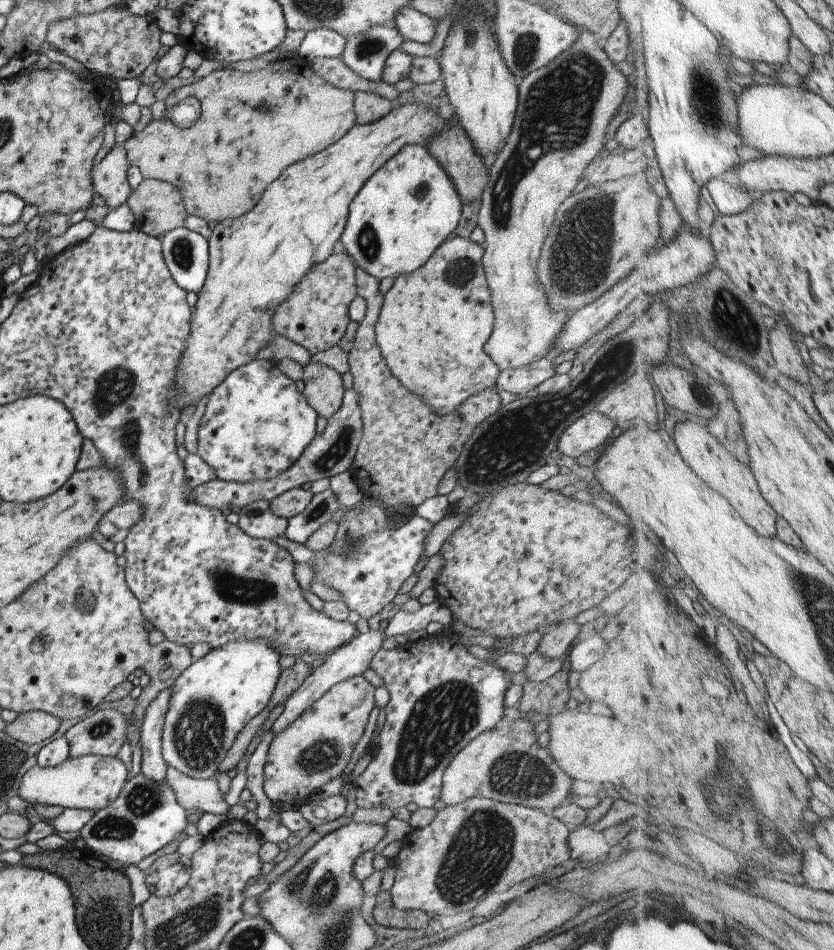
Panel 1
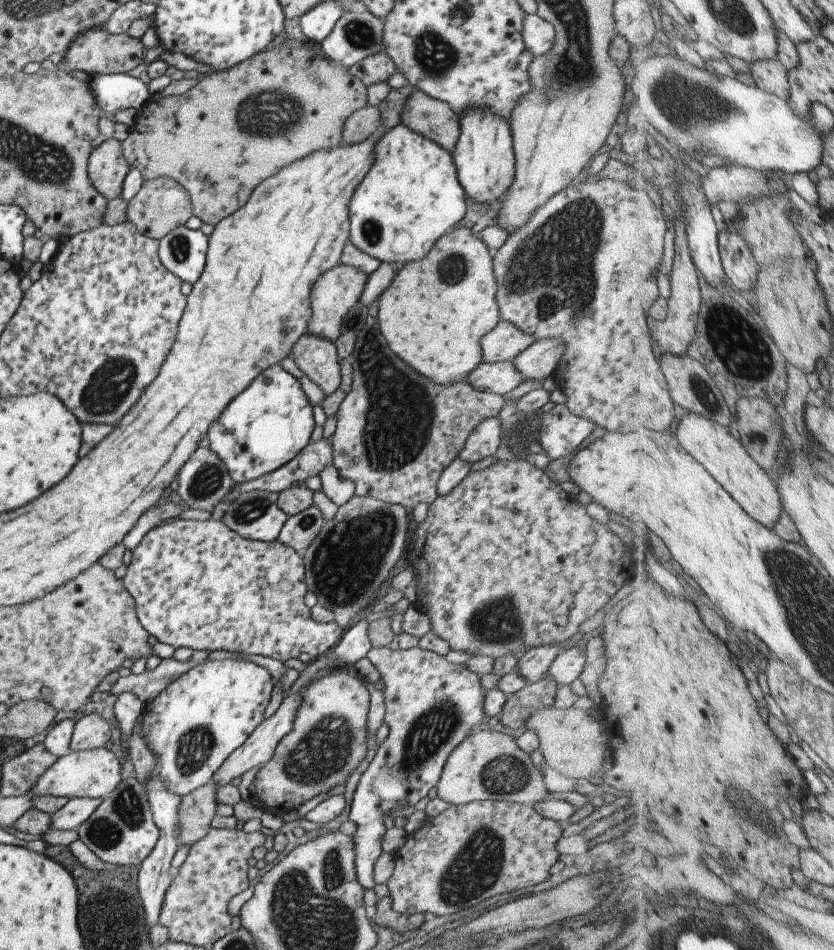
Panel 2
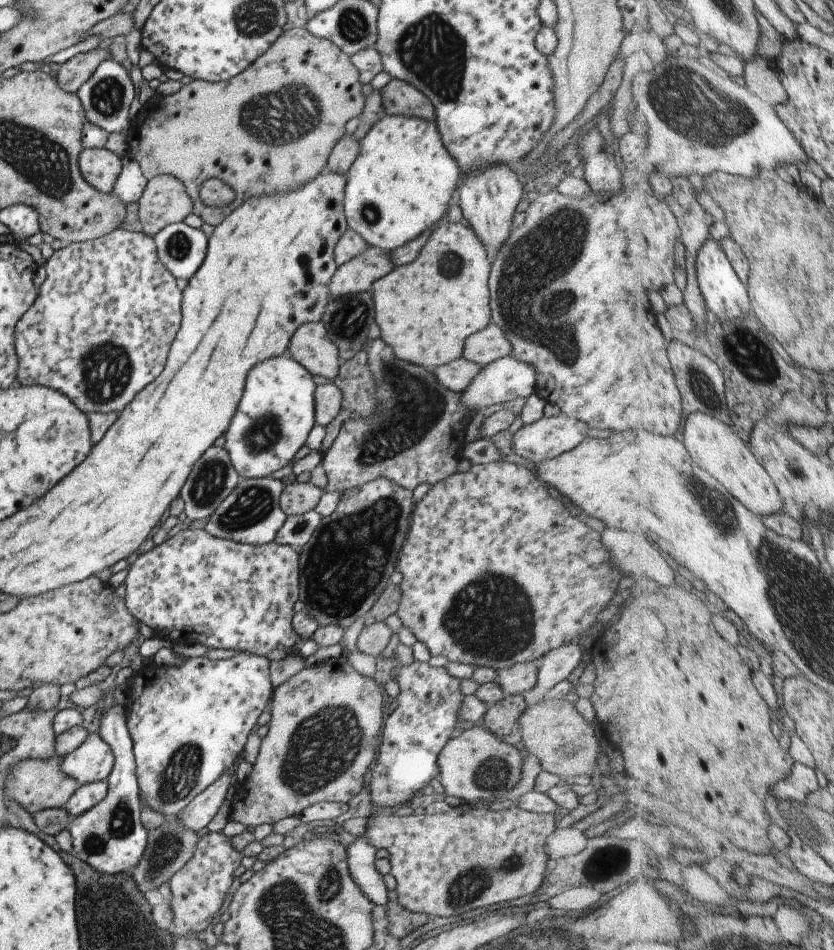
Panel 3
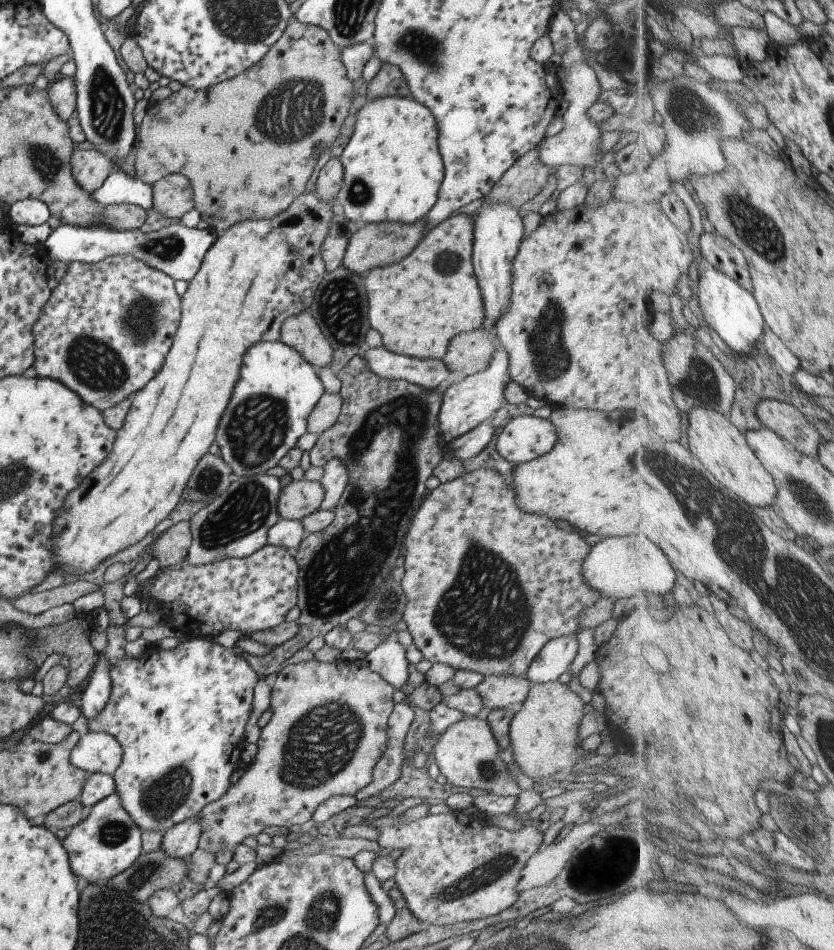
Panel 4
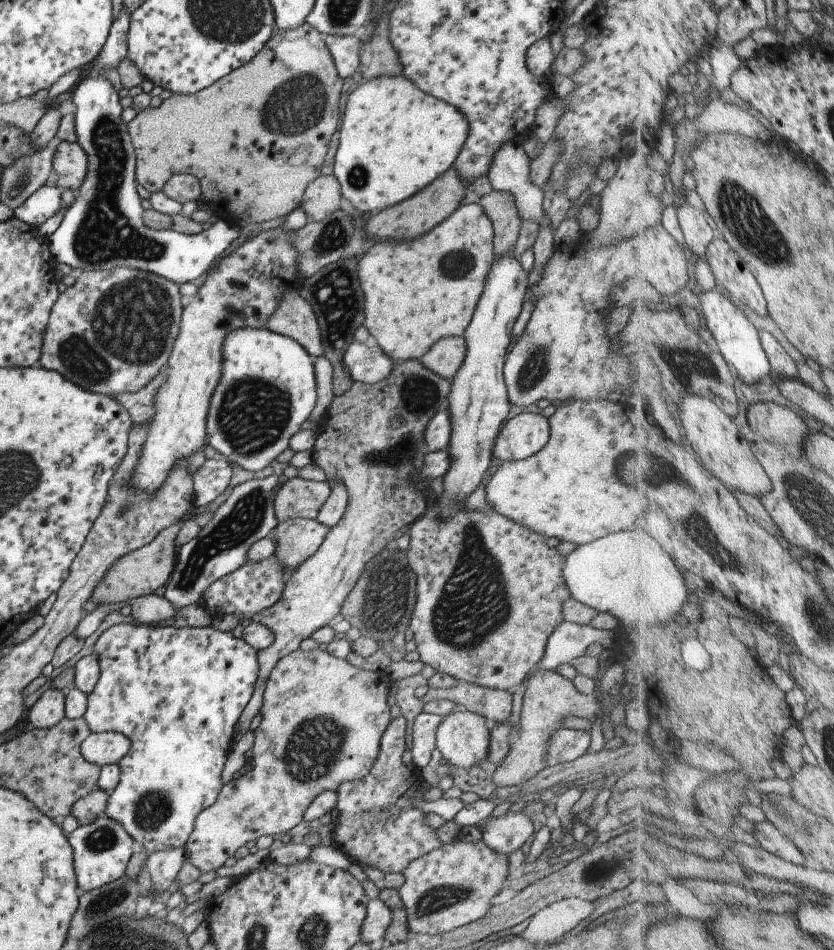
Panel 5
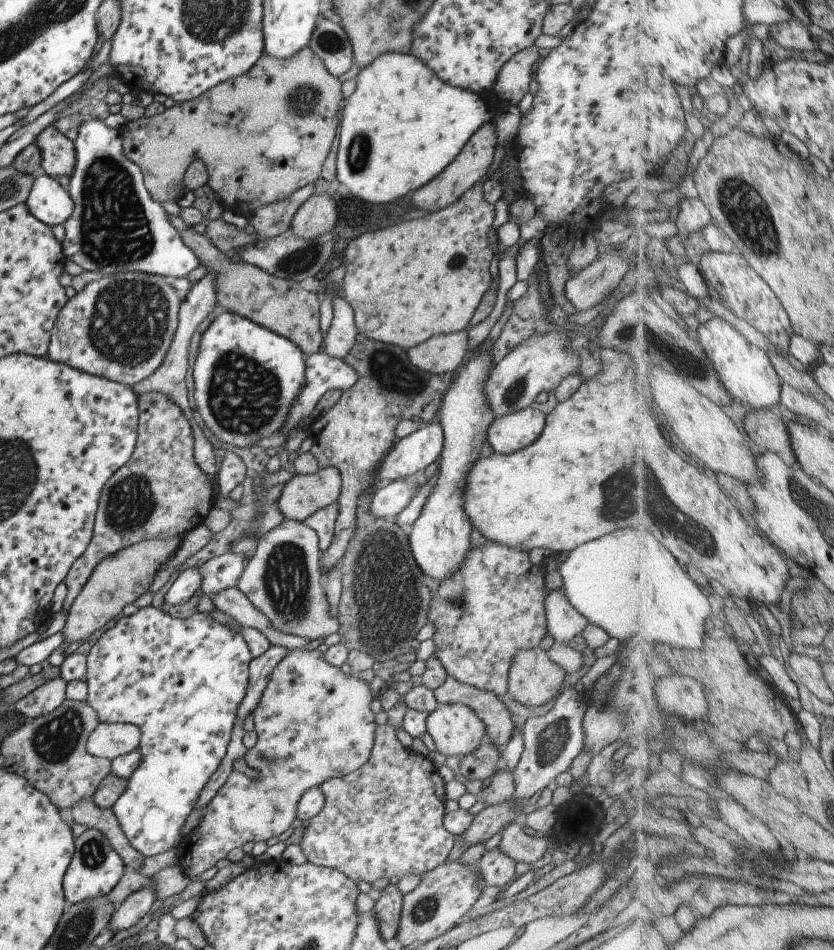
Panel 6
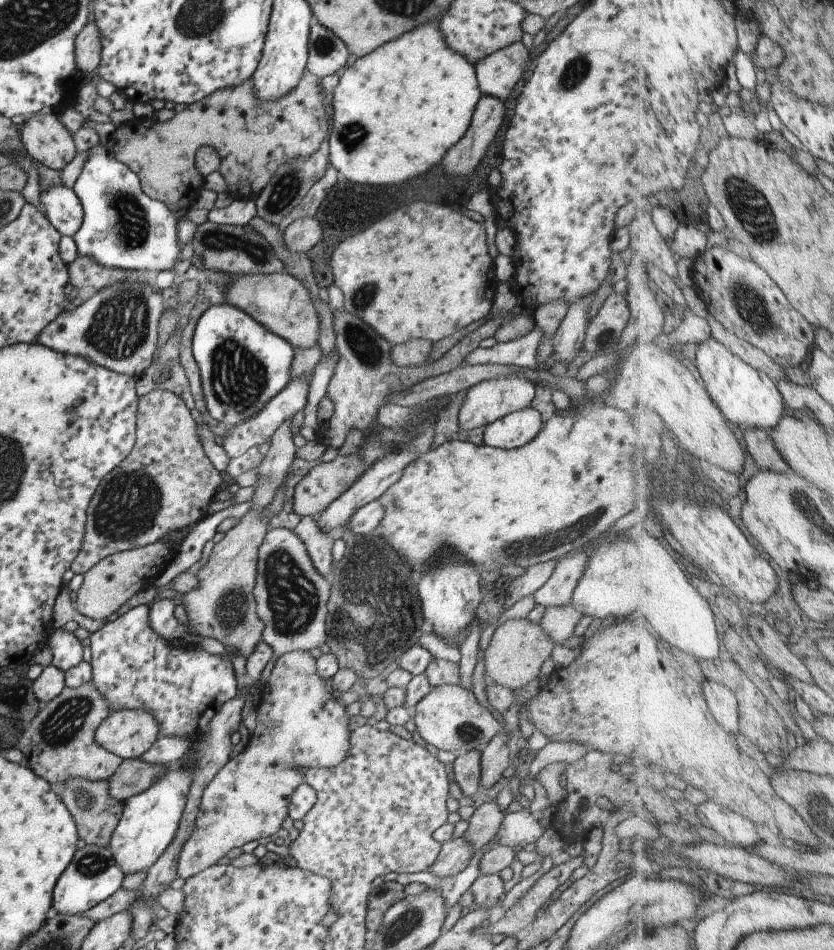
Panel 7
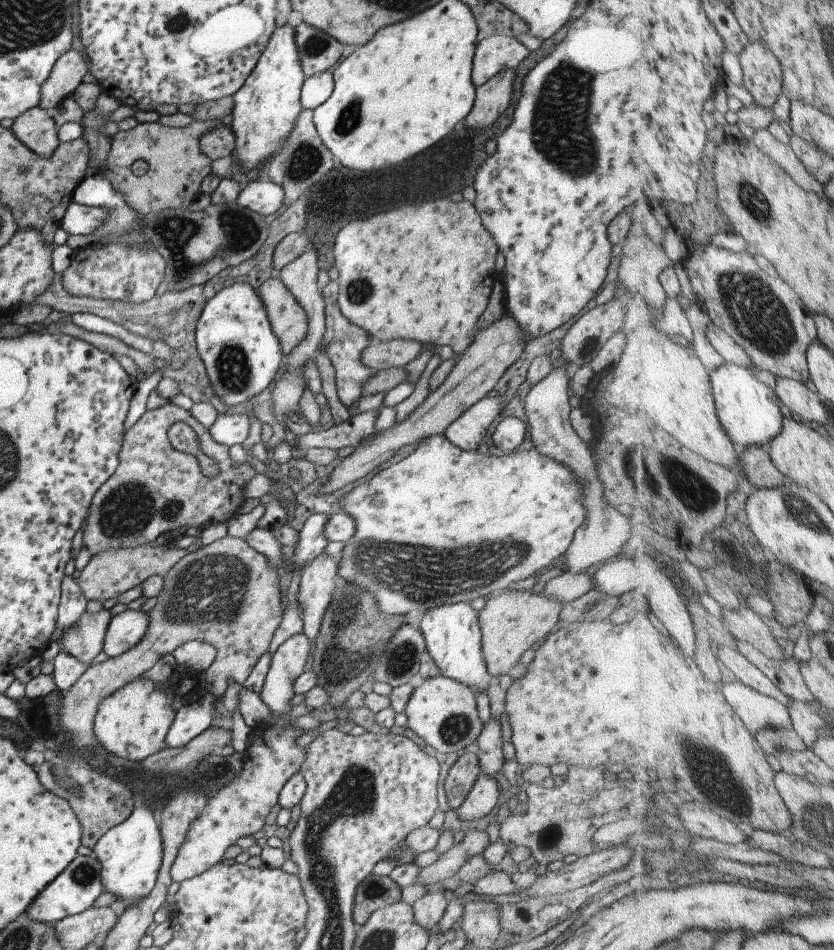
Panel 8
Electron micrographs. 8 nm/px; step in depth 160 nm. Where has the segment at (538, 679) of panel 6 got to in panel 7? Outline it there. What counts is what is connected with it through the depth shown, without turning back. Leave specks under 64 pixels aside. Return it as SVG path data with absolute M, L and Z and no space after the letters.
M527 617L505 620L499 624L489 638L484 649L484 678L493 684L507 687L516 692L520 686L537 677L539 666L548 658L554 640L543 630L540 624L530 622Z

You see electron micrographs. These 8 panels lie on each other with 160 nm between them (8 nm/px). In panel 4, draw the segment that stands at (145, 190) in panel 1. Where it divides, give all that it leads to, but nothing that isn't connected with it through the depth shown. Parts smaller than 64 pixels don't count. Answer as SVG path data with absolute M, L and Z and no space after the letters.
M178 173L157 180L151 188L151 206L164 218L181 218L194 208L191 184Z

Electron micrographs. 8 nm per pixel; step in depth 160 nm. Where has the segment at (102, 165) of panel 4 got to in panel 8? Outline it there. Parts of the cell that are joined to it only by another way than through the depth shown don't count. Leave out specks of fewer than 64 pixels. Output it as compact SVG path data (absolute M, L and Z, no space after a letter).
M35 105L16 116L9 130L29 150L46 157L52 155L60 143L56 128L54 120L46 110Z

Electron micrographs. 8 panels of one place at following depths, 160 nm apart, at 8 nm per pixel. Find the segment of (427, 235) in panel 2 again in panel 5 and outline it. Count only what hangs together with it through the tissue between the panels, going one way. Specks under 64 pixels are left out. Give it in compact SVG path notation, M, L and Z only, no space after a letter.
M379 76L369 82L361 82L349 96L343 108L339 145L333 162L332 176L340 187L340 197L348 200L360 213L375 213L402 203L415 196L447 172L463 146L467 136L467 118L443 100L419 92L403 76Z

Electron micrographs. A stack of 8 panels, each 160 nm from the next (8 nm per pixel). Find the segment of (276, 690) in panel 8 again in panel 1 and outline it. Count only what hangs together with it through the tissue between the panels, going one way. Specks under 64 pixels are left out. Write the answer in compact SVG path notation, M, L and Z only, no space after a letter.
M362 675L348 678L328 688L286 729L273 736L262 769L262 789L270 802L289 802L299 807L313 790L339 776L351 756L353 746L365 732L367 716L374 707L374 686Z

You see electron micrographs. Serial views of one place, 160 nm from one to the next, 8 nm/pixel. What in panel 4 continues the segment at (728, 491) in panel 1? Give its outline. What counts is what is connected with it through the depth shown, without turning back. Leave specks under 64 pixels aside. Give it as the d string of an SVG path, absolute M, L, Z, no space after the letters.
M703 406L694 407L689 412L688 421L691 450L695 452L695 456L708 471L715 476L715 479L735 492L741 500L745 500L751 507L772 507L778 498L777 479L760 461L757 454L751 450L745 436L739 432L739 428L733 426L721 412L709 410Z

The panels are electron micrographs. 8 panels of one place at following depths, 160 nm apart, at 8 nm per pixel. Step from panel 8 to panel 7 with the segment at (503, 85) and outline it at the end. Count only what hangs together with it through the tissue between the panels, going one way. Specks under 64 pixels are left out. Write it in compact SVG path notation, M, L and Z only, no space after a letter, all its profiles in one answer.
M481 93L464 135L452 144L439 163L443 176L465 175L472 171L495 137L505 114L500 98Z

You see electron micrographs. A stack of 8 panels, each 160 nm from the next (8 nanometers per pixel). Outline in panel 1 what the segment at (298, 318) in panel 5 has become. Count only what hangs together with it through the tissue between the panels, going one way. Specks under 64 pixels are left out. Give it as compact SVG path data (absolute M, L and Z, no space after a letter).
M310 358L302 366L302 382L302 395L319 416L327 419L339 408L344 391L338 372Z

